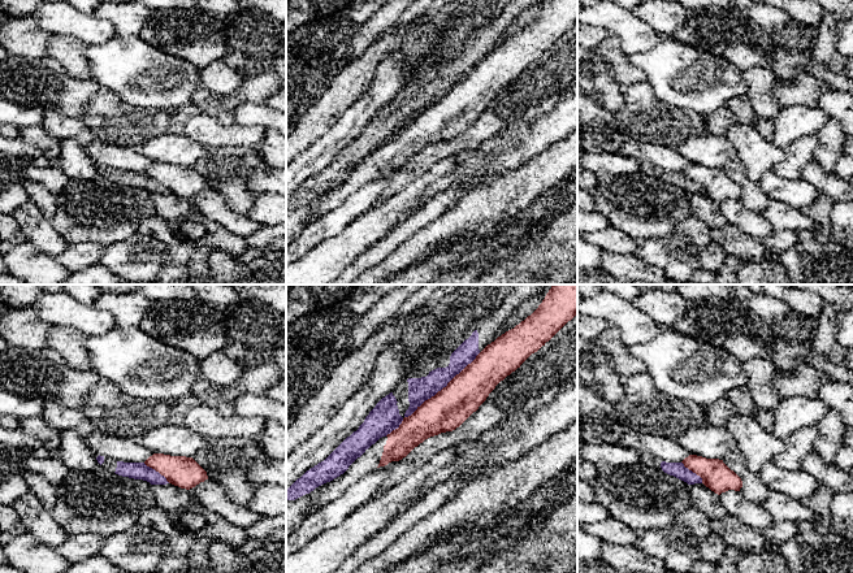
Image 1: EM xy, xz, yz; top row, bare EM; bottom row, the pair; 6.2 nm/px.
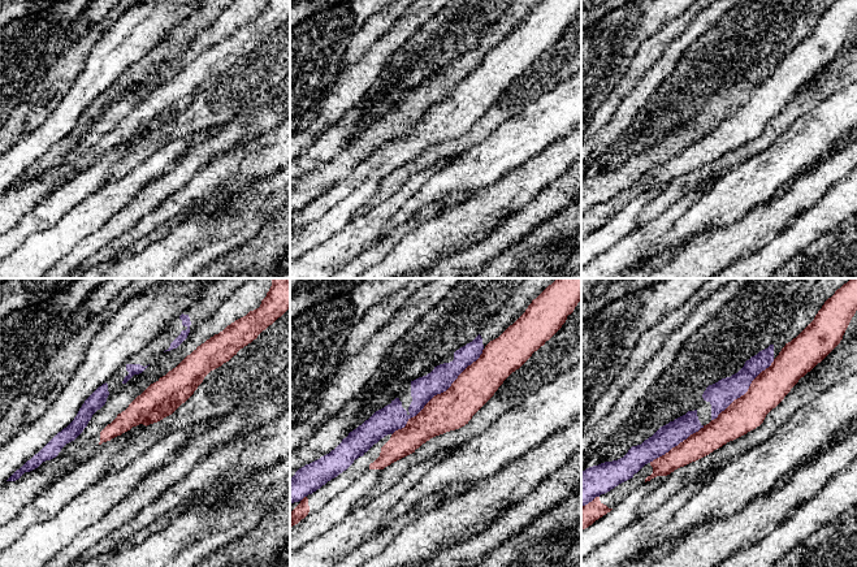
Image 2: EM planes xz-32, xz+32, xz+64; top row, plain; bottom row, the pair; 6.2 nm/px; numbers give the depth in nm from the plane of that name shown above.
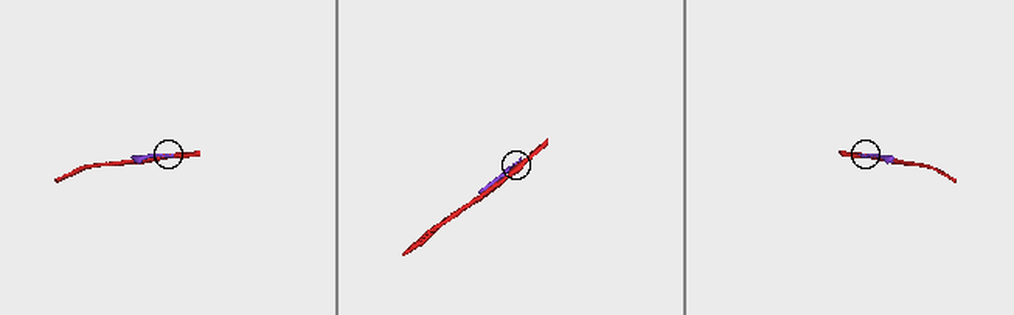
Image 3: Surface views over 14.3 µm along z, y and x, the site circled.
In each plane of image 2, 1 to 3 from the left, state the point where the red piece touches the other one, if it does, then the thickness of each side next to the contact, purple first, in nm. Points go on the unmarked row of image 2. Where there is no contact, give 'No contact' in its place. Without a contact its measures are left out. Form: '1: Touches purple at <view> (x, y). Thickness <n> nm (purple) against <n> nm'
1: No contact
2: Touches purple at xz+32 (438, 102). Thickness 160 nm (purple) against 240 nm
3: Touches purple at xz+64 (745, 100). Thickness 160 nm (purple) against 220 nm

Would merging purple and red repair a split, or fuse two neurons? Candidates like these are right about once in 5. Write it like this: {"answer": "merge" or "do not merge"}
{"answer": "do not merge"}

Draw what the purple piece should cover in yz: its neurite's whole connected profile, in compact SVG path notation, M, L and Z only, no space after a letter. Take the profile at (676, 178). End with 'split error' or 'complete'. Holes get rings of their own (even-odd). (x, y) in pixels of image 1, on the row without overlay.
M646 161L641 162L641 168L638 172L658 181L664 181L670 185L674 185L687 191L688 194L702 192L702 187L685 177L683 172L666 172Z | split error

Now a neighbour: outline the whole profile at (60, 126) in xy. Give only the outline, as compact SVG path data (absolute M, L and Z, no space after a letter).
M55 109L44 110L40 126L59 140L74 139L83 147L94 140L92 133L81 118L64 116Z

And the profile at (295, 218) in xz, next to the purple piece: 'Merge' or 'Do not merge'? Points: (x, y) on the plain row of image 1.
Do not merge

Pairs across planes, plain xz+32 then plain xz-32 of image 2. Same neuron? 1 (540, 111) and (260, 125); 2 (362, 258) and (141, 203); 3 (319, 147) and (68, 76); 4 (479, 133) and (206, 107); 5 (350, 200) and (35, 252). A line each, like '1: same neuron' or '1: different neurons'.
1: same neuron
2: same neuron
3: different neurons
4: same neuron
5: different neurons

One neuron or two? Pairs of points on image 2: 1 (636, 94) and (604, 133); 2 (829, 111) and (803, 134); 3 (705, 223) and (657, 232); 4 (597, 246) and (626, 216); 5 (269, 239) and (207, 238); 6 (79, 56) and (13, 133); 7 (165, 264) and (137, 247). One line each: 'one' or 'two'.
1: one
2: one
3: two
4: one
5: two
6: one
7: two

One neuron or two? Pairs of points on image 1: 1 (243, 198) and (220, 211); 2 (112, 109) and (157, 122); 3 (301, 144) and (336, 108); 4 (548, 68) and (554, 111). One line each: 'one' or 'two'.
1: two
2: one
3: one
4: two

